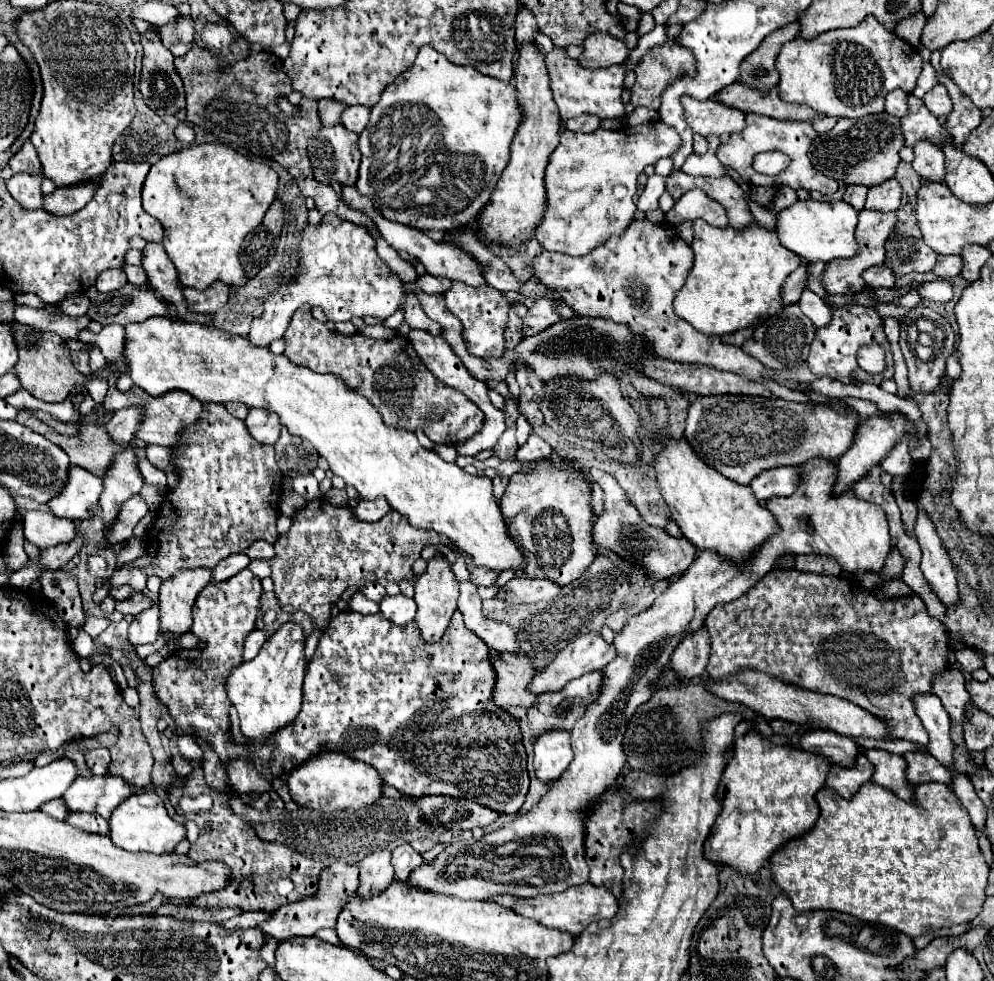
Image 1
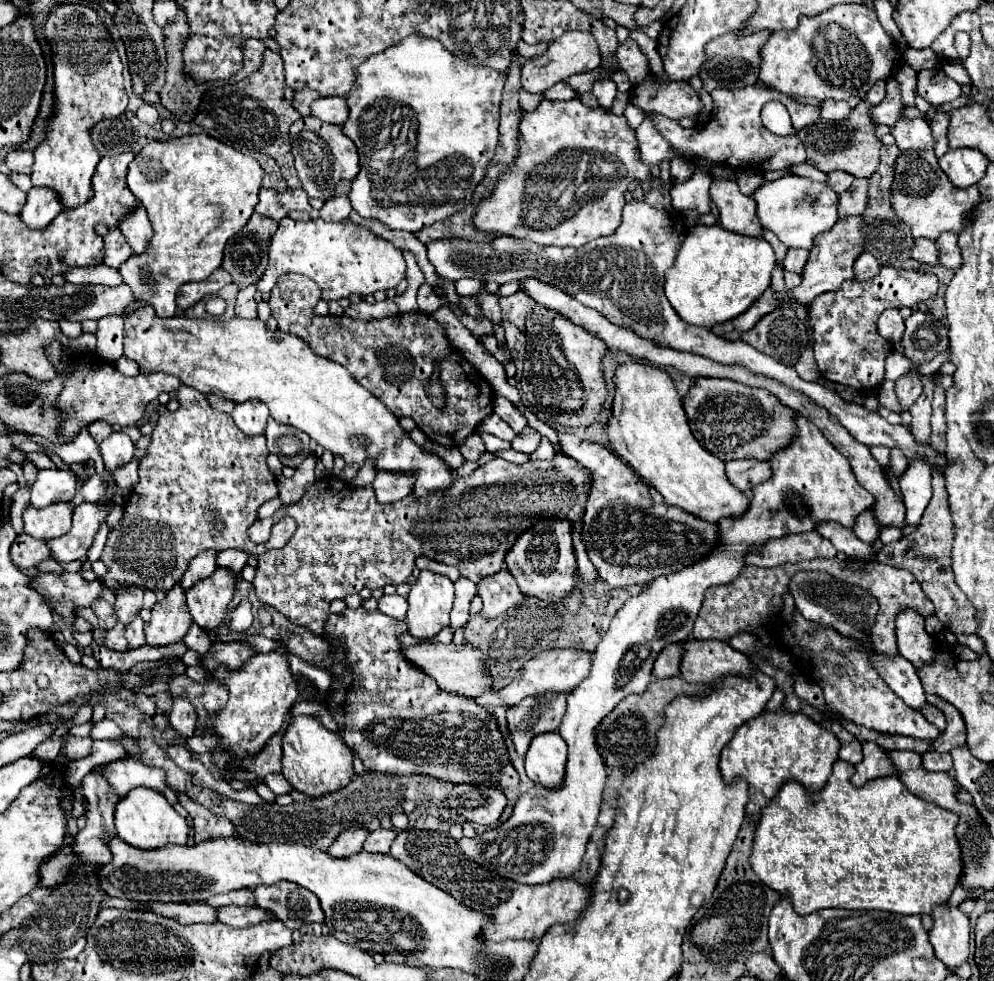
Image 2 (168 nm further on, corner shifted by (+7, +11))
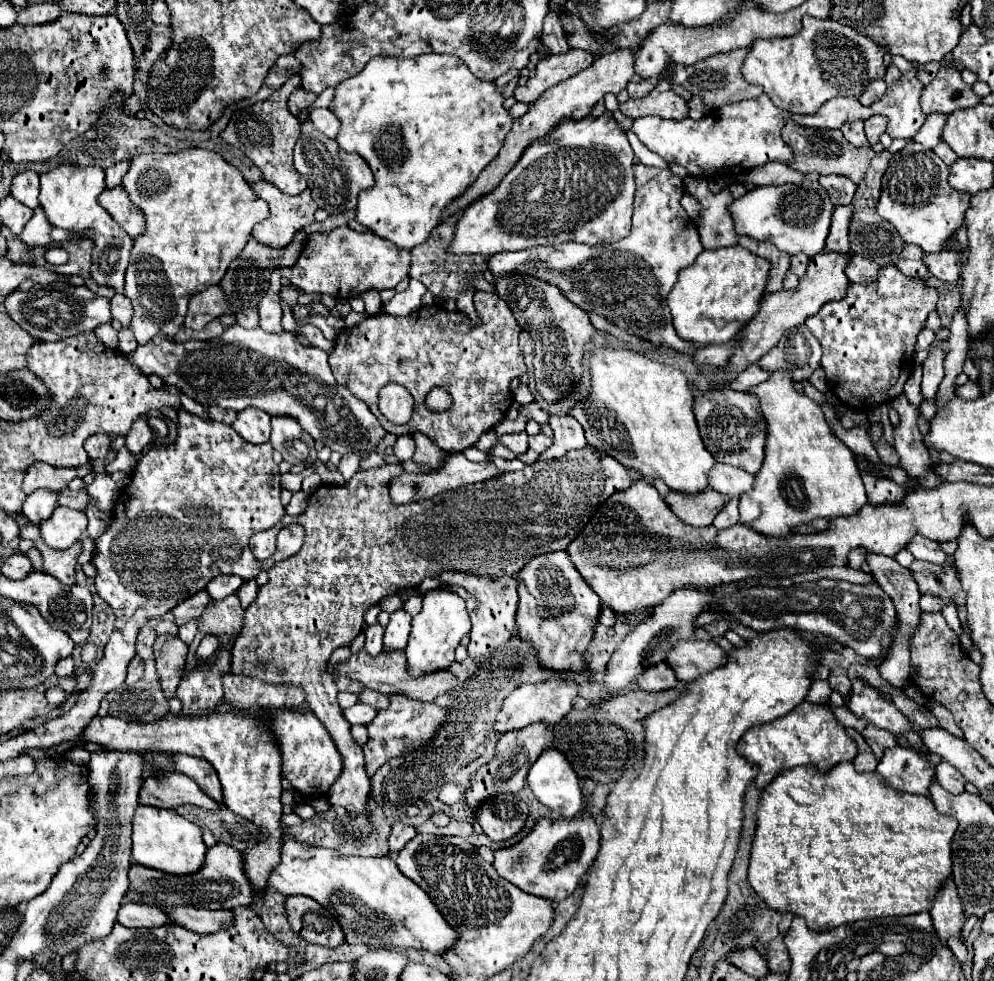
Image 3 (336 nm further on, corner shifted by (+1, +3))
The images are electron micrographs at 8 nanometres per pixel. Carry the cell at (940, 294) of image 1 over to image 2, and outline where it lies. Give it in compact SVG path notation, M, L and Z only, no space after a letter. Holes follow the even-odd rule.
M883 266L873 280L861 282L853 278L843 282L835 292L819 294L809 306L809 316L815 330L815 360L821 376L861 392L879 388L885 372L885 358L891 354L891 344L879 336L877 318L887 308L911 308L921 300L933 298L937 290L939 280L935 274L917 274L913 270Z

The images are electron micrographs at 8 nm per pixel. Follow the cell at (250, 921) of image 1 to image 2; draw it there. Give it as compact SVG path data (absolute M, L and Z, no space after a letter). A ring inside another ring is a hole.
M151 904L153 912L159 912L167 918L179 920L181 924L195 922L217 922L217 910L209 904Z

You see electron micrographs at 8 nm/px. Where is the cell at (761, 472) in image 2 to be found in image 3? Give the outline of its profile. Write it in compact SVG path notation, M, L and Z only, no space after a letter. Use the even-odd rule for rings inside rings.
M717 462L709 470L709 486L713 490L733 498L733 496L741 496L743 492L751 490L753 476L743 472L741 468L733 468L733 466L725 466L725 464Z

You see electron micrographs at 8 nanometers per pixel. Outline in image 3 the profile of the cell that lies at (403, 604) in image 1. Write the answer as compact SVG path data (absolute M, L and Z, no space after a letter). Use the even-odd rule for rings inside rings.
M405 610L393 612L393 614L391 614L391 620L389 620L389 626L385 628L383 652L405 650L409 632L411 632L411 616L409 616Z

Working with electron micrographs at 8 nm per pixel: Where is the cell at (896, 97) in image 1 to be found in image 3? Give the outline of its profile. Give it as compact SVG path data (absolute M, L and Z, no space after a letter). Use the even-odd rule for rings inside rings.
M873 80L873 84L869 84L869 88L865 88L865 92L861 92L859 102L861 104L873 104L873 102L881 100L885 94L885 88L887 88L885 80Z

